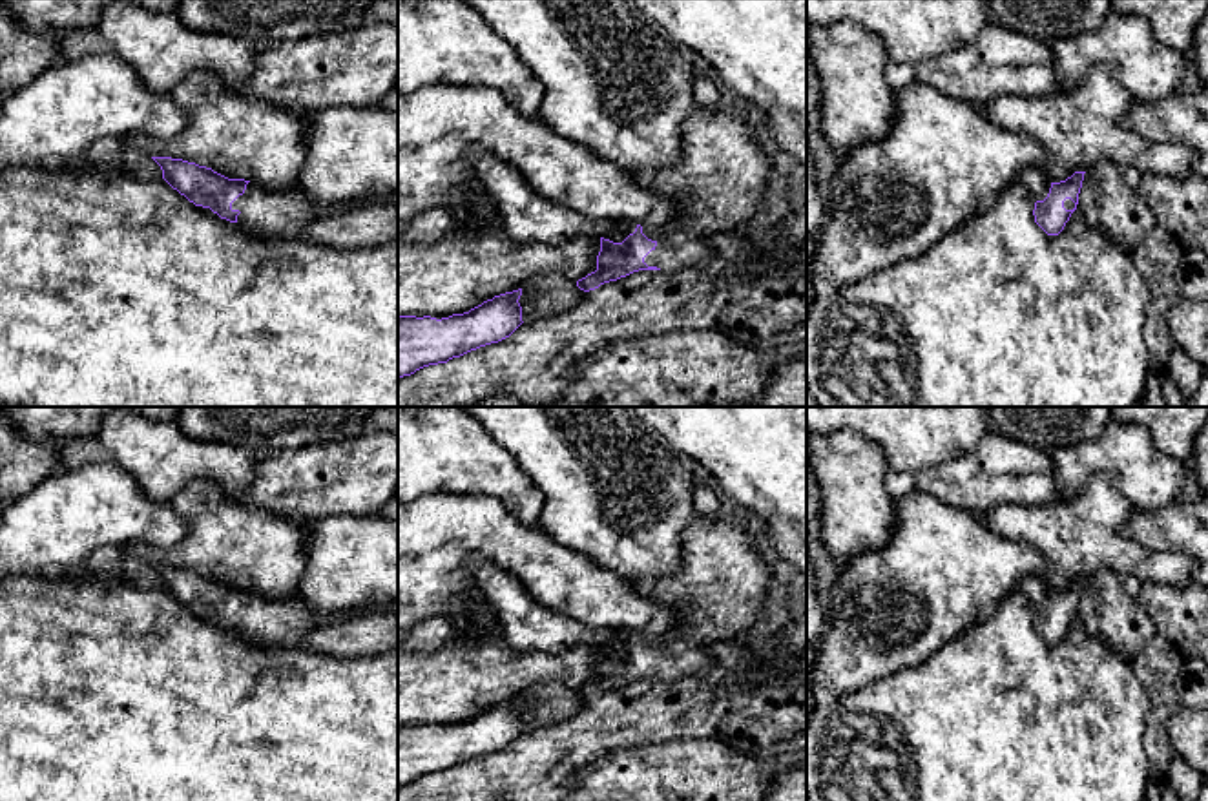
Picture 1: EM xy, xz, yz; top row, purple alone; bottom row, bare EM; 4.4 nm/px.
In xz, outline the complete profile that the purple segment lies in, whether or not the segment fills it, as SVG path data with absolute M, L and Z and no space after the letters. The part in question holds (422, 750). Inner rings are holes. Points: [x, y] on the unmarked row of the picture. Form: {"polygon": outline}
{"polygon": "M522 697L449 726L398 726L398 786L509 746L524 730Z"}

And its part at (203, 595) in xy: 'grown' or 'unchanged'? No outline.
grown

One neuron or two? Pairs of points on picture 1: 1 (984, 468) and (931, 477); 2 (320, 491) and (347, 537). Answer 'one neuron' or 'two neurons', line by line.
1: one neuron
2: two neurons

